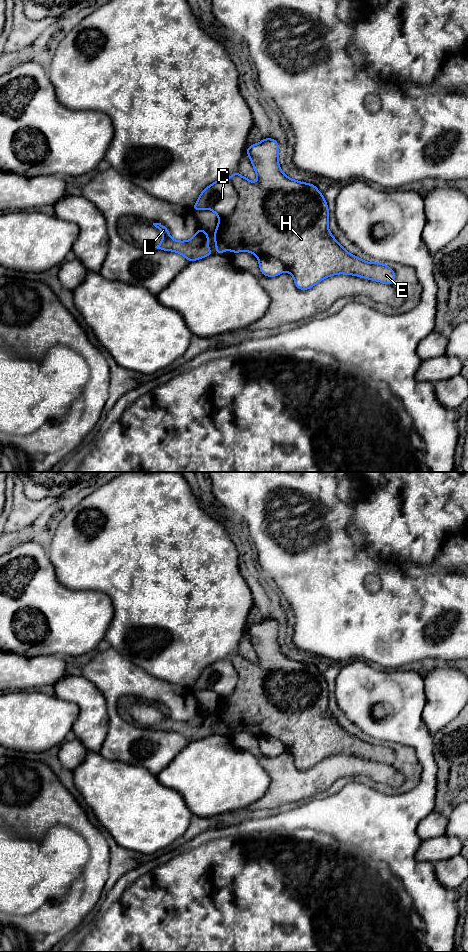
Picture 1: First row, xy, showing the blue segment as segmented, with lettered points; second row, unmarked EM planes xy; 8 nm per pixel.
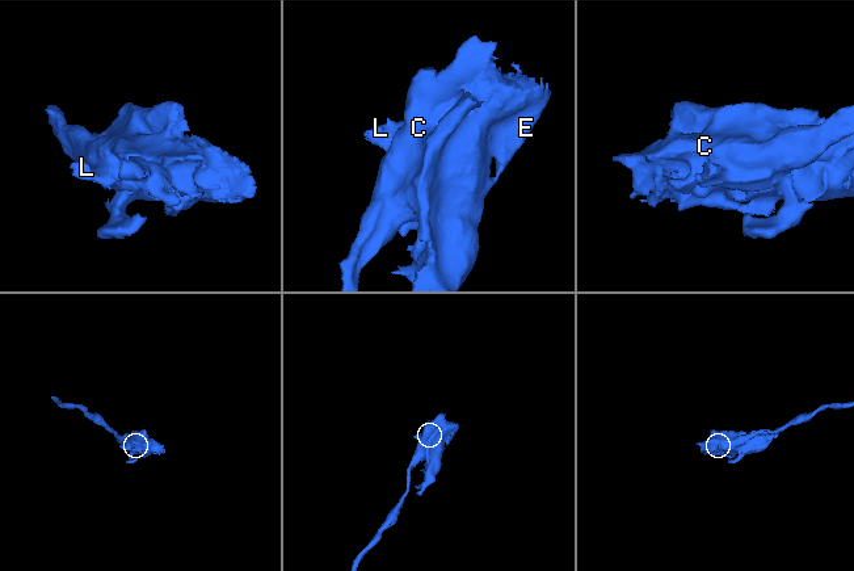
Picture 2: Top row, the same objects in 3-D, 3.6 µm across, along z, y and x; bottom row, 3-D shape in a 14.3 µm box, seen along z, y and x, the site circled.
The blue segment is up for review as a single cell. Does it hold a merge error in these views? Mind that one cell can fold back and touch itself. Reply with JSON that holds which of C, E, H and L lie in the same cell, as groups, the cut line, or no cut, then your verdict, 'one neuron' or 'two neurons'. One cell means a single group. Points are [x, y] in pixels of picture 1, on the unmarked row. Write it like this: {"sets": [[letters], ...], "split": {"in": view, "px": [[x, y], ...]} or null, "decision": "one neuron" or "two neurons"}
{"sets": [["C"], ["E", "H", "L"]], "split": {"in": "xy", "px": [[228, 658], [238, 674], [238, 683], [228, 696], [219, 699]]}, "decision": "two neurons"}

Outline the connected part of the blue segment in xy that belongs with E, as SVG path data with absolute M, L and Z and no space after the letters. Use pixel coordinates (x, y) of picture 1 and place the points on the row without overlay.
M264 618L261 622L249 626L246 633L250 637L258 662L251 662L239 652L233 653L228 658L239 674L239 681L229 697L218 701L214 712L217 734L223 735L224 730L228 729L234 733L247 731L258 738L262 736L277 738L286 747L286 751L293 756L295 766L299 770L307 770L321 760L336 754L355 755L393 765L396 755L391 748L384 743L369 743L359 739L346 731L331 715L328 708L328 685L323 674L313 664L293 660L281 651L278 643L279 624L275 619Z

